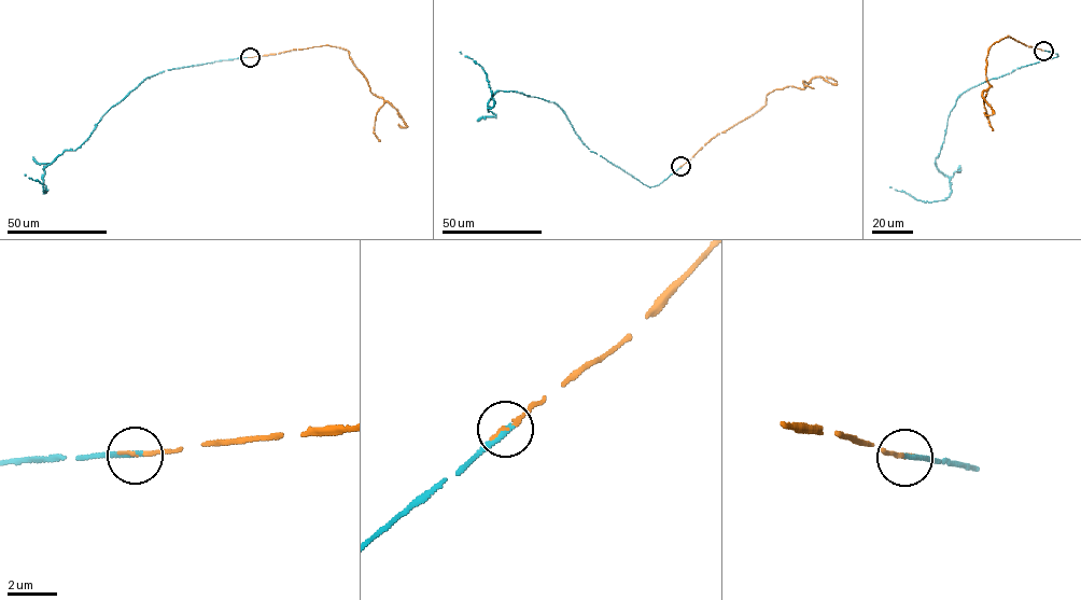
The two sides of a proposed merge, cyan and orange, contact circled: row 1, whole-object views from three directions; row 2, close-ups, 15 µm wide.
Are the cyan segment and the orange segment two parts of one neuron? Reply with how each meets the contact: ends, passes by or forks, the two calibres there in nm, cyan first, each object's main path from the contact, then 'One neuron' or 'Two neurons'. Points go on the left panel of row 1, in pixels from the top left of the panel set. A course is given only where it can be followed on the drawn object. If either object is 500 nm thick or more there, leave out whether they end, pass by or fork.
At the ring cyan ends. At the ring orange ends. Thickness 180 nm (cyan) against 170 nm. Course of cyan: (250, 57), (146, 78), (79, 147), (44, 168), (46, 192), (24, 175). Course of orange: (250, 57), (322, 45), (346, 50), (369, 91), (395, 109), (407, 127), (397, 124). One neuron

